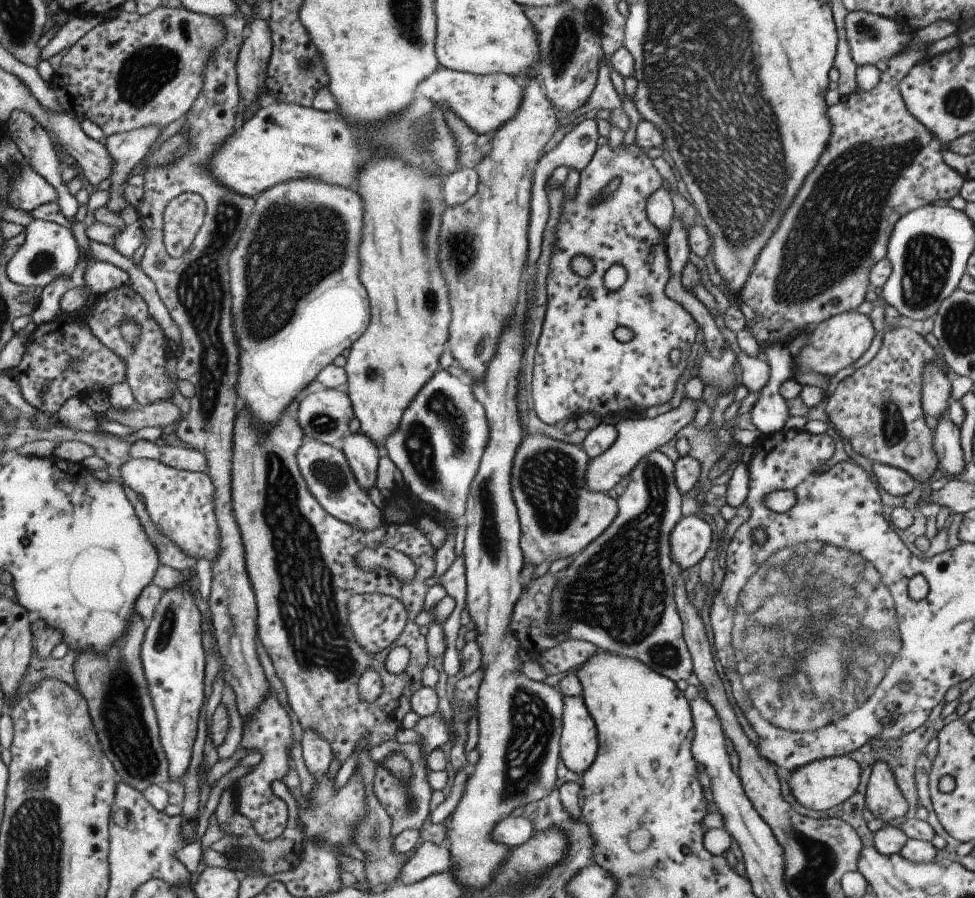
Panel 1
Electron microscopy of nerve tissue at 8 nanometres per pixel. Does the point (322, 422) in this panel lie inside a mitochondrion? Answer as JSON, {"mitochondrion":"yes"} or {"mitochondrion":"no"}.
{"mitochondrion":"yes"}

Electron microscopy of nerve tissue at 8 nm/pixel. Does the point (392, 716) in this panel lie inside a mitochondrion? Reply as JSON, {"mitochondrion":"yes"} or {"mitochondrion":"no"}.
{"mitochondrion":"no"}

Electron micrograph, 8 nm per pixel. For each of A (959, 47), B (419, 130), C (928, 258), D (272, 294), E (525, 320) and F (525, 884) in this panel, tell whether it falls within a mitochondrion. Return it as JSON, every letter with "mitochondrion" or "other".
{"A":"other","B":"mitochondrion","C":"mitochondrion","D":"mitochondrion","E":"other","F":"other"}

